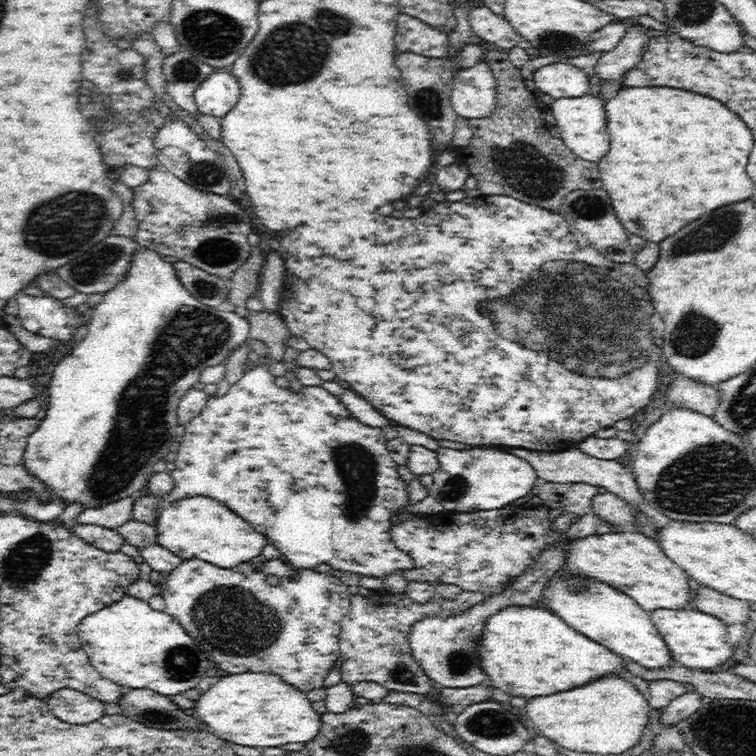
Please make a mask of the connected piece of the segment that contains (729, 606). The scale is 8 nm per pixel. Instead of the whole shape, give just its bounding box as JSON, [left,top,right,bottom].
[694,586,750,624]

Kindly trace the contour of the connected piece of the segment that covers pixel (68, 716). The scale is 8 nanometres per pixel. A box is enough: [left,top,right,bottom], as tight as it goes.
[47,688,104,724]

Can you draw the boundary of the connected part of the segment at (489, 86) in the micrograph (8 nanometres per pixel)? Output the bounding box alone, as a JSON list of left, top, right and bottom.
[451,60,497,118]

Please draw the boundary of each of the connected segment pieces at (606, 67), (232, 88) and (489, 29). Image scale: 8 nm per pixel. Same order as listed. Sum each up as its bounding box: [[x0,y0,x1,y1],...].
[[589,23,652,81],[194,68,240,118],[467,4,524,50]]

